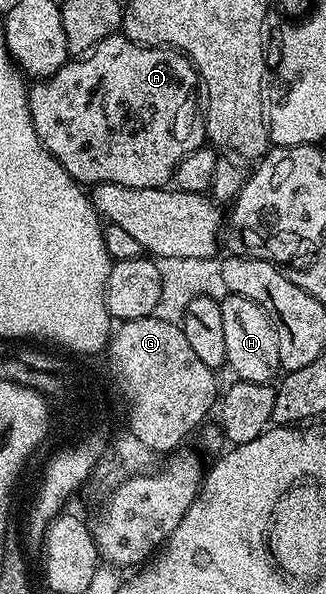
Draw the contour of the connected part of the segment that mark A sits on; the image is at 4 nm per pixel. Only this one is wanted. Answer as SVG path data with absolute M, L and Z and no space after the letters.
M117 34L107 36L88 54L78 57L76 60L67 61L50 78L34 81L28 87L29 111L33 127L39 140L51 152L51 156L55 156L55 160L59 160L59 164L63 164L63 168L75 181L86 187L92 188L99 184L123 184L127 188L165 188L173 182L173 174L183 160L183 156L195 152L207 142L203 102L199 97L199 75L193 67L192 61L186 58L184 53L160 46L138 46L137 43L128 40L122 41L122 46L117 47L118 40Z

